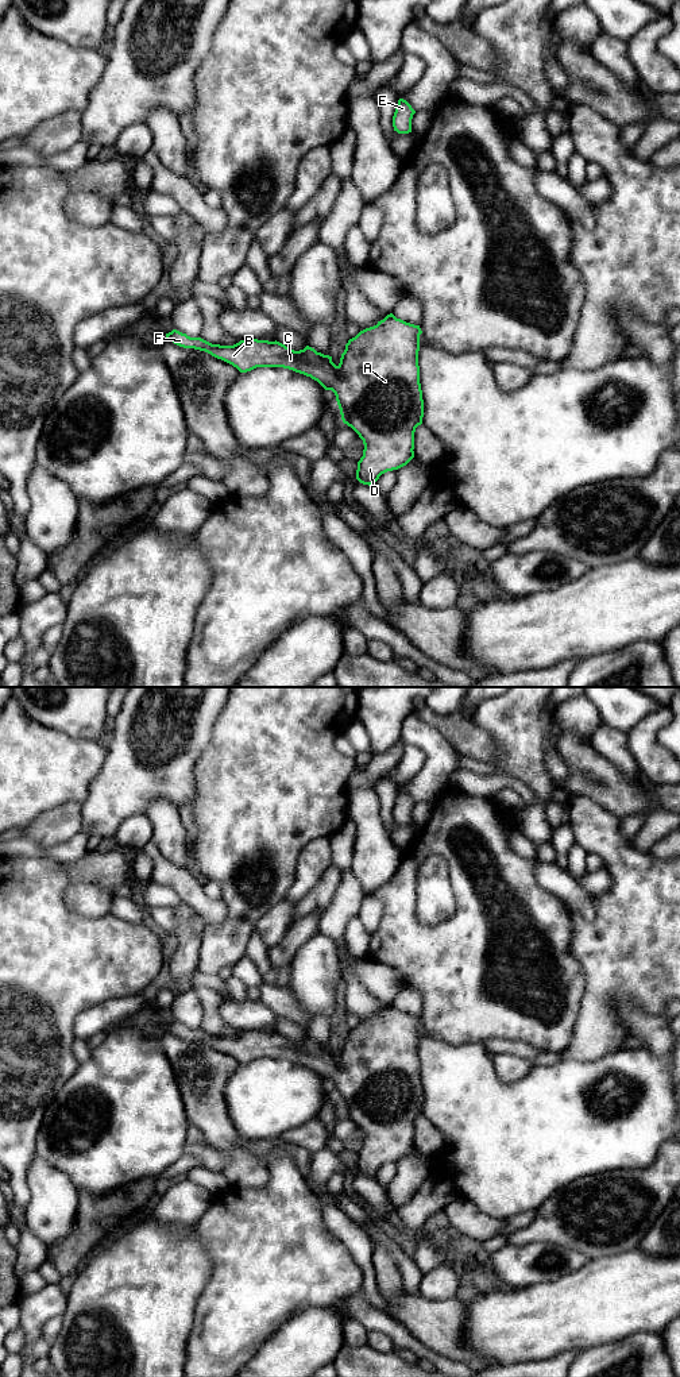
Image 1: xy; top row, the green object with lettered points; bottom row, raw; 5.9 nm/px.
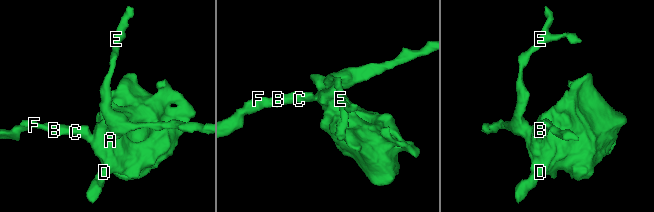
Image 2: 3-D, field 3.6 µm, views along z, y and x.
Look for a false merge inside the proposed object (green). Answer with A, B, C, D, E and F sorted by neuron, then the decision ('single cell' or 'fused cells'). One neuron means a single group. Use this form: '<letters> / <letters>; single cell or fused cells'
A B C D E F; single cell

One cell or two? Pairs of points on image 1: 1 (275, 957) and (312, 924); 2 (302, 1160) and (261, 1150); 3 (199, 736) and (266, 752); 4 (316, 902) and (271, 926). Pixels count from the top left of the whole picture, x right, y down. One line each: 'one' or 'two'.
1: one
2: one
3: two
4: one

